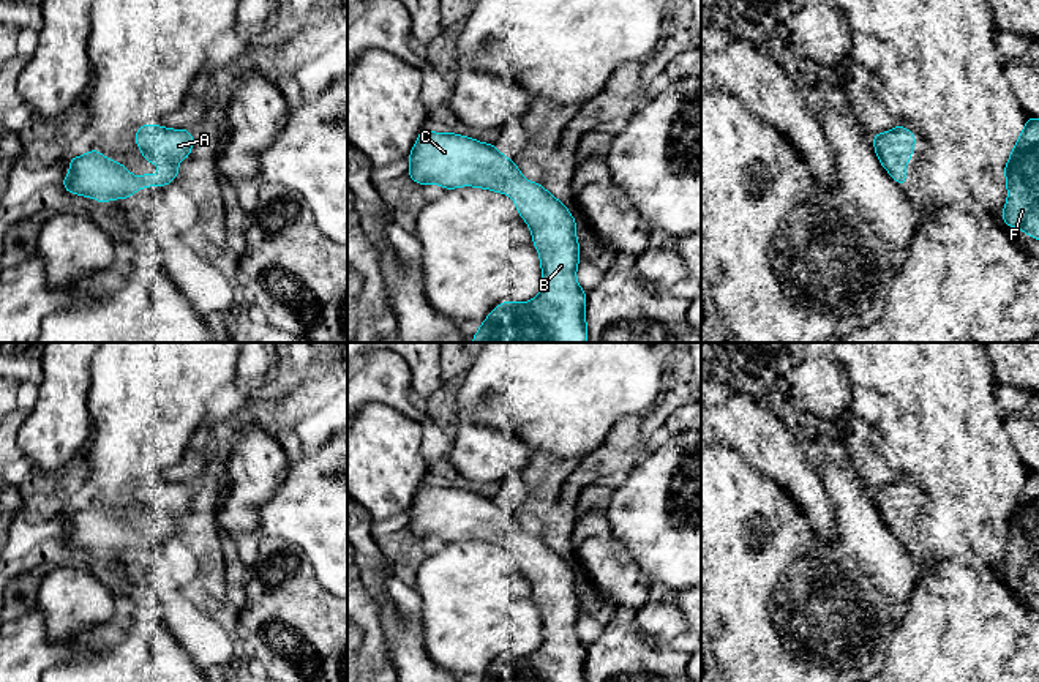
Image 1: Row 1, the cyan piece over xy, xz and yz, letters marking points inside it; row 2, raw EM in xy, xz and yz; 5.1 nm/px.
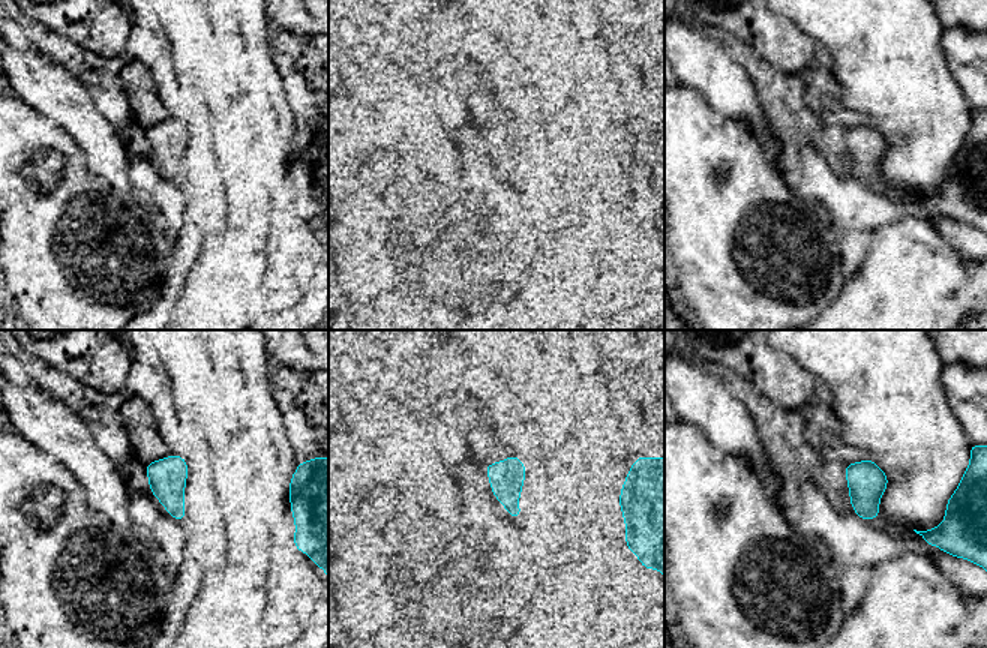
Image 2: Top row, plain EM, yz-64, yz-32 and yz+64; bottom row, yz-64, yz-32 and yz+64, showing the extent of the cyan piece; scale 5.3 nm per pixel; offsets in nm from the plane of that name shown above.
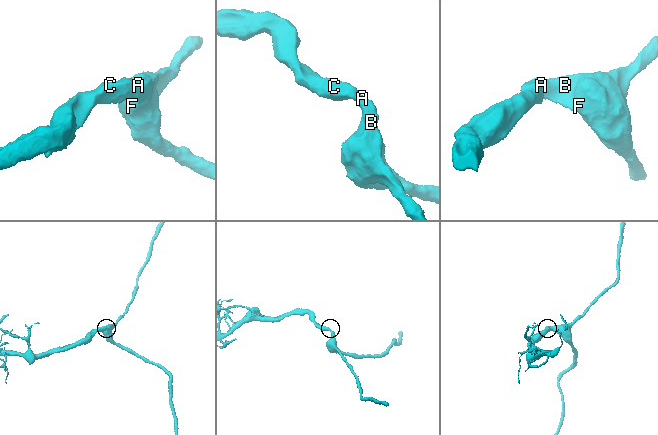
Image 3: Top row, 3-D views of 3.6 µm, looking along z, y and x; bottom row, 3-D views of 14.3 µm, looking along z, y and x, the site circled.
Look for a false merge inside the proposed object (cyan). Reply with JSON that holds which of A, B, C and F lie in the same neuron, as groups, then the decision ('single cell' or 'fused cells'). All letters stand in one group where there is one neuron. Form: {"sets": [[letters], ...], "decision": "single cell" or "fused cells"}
{"sets": [["A", "B", "C", "F"]], "decision": "single cell"}

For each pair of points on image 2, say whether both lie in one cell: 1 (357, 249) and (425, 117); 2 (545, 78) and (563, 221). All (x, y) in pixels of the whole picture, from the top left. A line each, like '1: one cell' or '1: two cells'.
1: one cell
2: one cell

